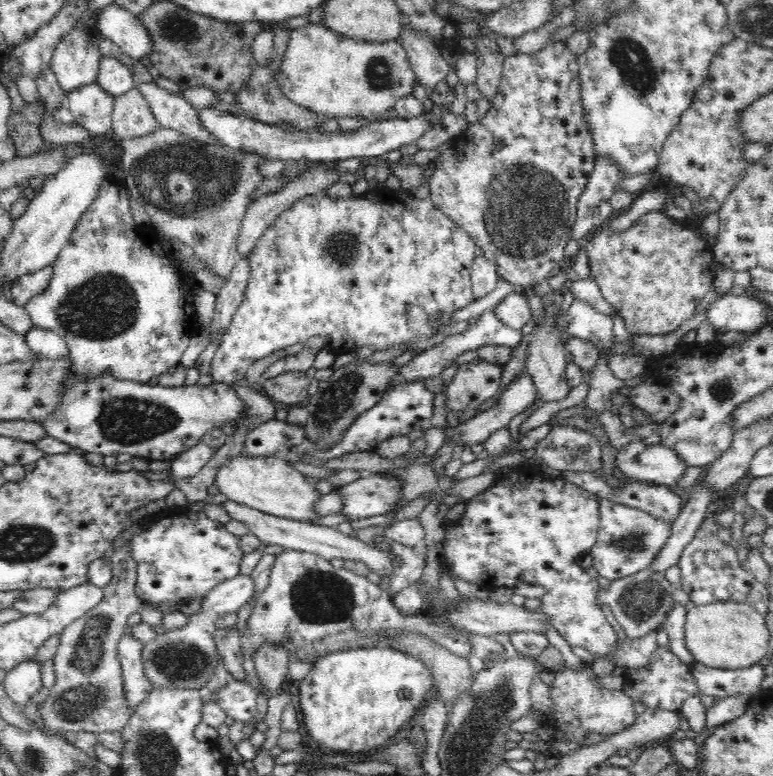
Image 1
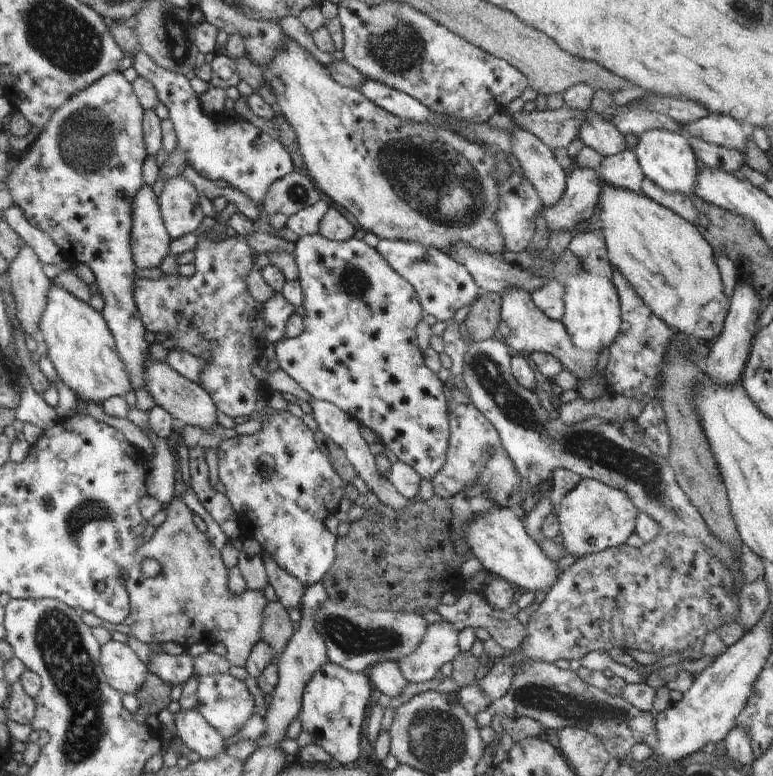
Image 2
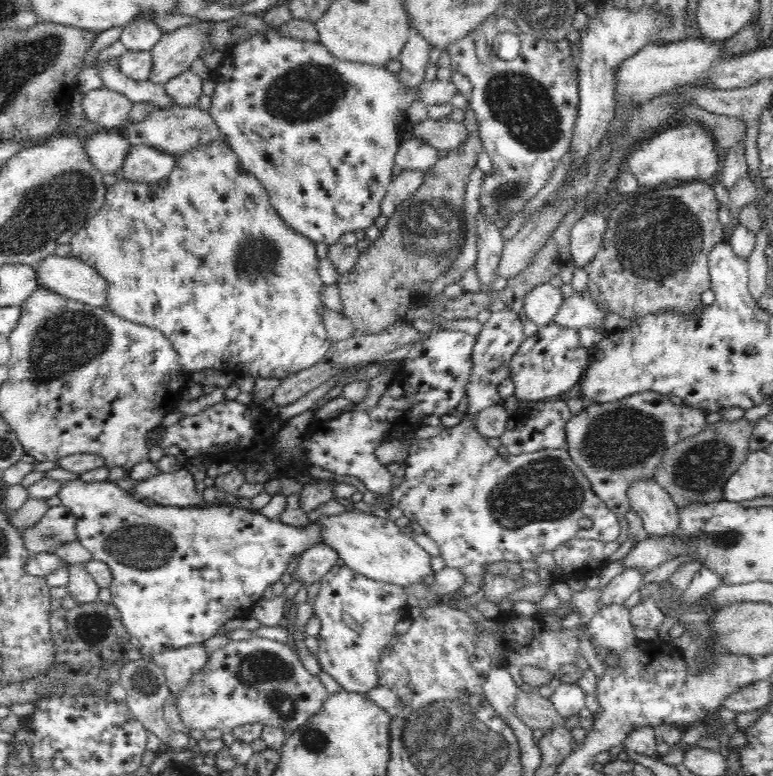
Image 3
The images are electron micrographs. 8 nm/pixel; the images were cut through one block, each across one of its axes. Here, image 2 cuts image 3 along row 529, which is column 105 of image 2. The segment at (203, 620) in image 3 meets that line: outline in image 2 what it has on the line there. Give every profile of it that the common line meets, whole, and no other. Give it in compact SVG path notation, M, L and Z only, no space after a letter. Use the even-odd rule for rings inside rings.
M121 72L119 73L109 73L107 76L100 78L95 81L87 90L72 96L53 116L46 124L45 130L39 134L39 136L34 140L30 146L21 155L8 154L9 158L9 176L4 182L7 190L13 199L13 204L18 206L23 213L23 216L34 226L35 228L41 229L46 232L53 242L60 248L66 260L72 261L74 264L84 263L90 267L90 270L94 273L96 277L96 283L100 289L100 294L103 297L105 306L101 314L104 321L107 323L108 329L112 334L115 341L116 351L119 355L120 360L122 360L123 366L126 368L127 376L130 378L130 385L134 391L148 390L147 382L145 381L145 363L150 358L149 343L145 340L145 329L143 328L142 322L140 321L140 316L138 310L136 309L136 304L133 300L132 288L135 280L134 271L136 266L133 264L133 259L131 256L130 249L130 230L131 230L131 213L130 206L133 197L138 193L138 190L145 184L142 178L142 167L143 162L147 158L144 142L143 142L143 119L144 110L139 104L138 98L133 90L133 84L128 82L124 78Z

